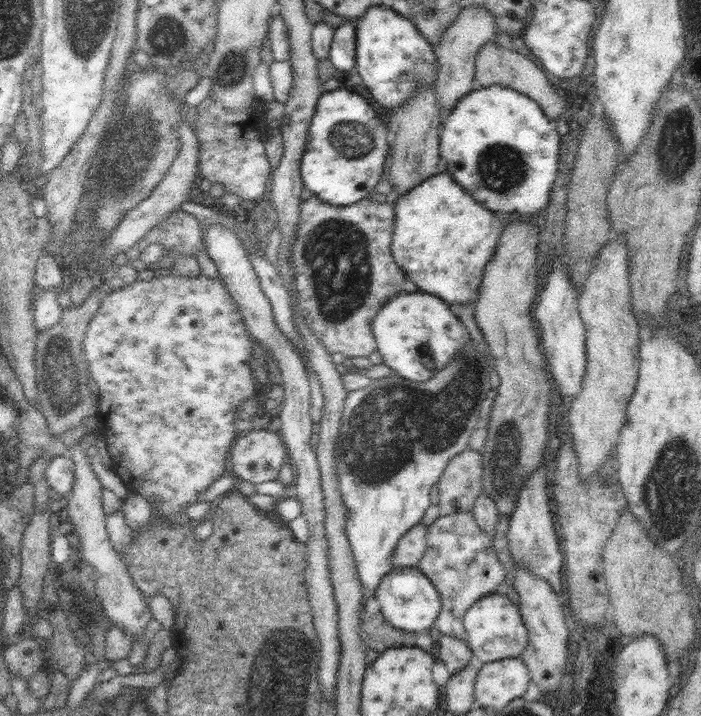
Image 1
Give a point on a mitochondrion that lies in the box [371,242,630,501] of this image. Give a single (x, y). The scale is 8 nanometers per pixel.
(423, 353)

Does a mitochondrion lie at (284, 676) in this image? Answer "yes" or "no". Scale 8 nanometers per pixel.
yes

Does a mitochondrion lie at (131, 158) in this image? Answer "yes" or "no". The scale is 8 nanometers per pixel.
yes

